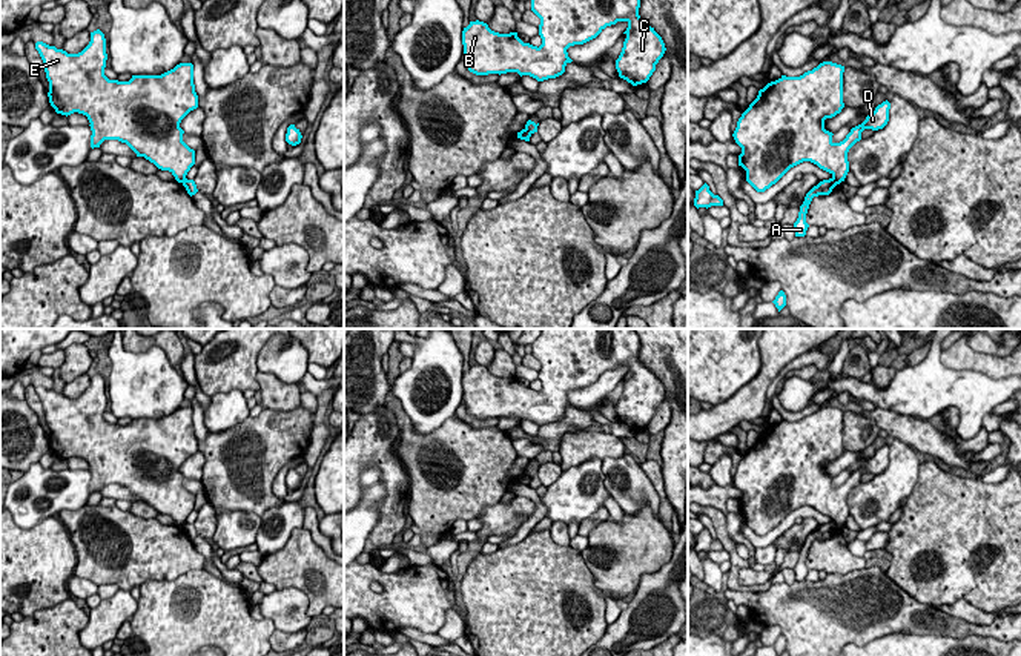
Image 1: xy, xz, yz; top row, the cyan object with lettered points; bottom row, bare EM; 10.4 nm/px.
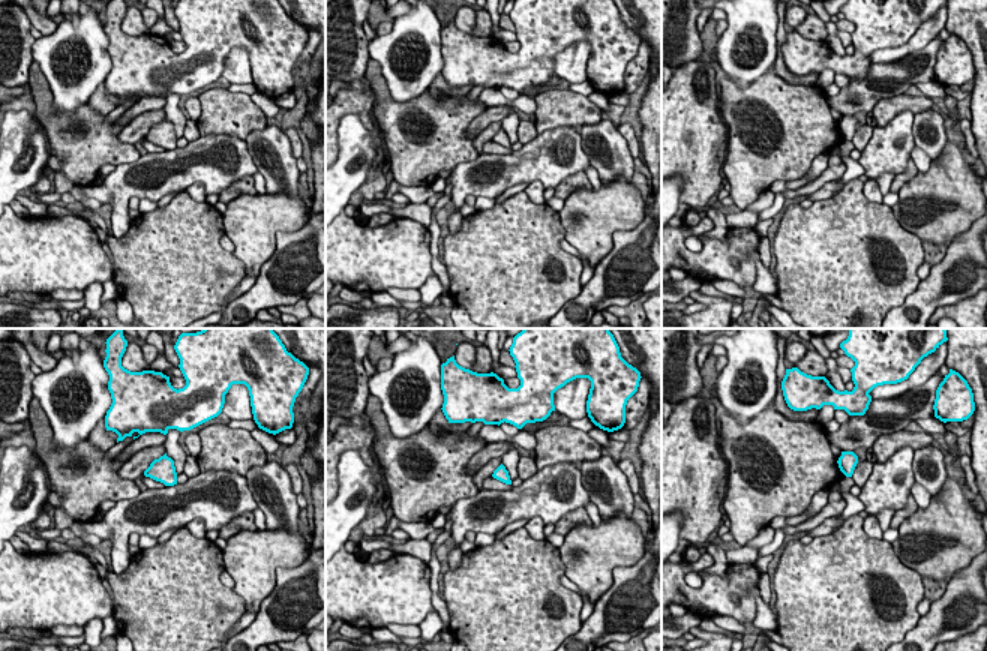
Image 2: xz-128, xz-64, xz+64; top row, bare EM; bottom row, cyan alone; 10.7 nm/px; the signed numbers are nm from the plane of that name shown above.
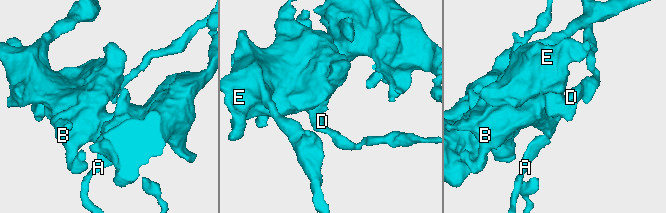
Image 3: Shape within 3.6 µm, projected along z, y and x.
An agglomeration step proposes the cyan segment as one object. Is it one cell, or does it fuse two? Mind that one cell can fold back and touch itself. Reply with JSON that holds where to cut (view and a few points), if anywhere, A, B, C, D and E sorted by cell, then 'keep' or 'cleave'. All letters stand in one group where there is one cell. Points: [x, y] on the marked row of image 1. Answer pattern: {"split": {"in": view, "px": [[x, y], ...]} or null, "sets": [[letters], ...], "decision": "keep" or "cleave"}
{"split": {"in": "yz", "px": [[832, 177], [837, 183]]}, "sets": [["A"], ["B", "C", "D", "E"]], "decision": "cleave"}

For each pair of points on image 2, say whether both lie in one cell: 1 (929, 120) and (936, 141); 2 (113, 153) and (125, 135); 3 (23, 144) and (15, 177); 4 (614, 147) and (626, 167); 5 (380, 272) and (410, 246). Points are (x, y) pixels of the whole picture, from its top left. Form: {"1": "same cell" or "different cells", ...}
{"1": "same cell", "2": "different cells", "3": "same cell", "4": "same cell", "5": "same cell"}

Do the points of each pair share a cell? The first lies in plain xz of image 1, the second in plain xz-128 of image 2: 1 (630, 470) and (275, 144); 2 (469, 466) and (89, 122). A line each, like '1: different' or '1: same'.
1: same
2: same

